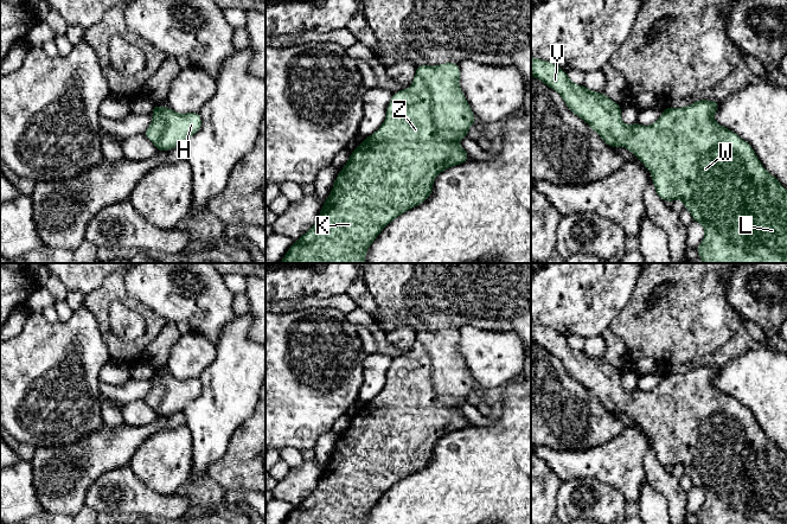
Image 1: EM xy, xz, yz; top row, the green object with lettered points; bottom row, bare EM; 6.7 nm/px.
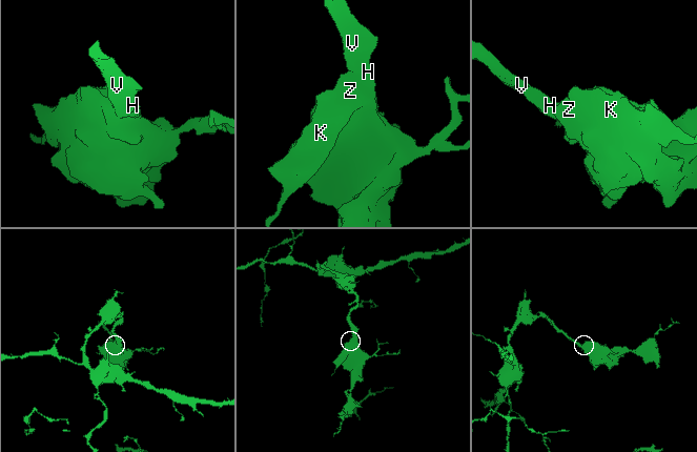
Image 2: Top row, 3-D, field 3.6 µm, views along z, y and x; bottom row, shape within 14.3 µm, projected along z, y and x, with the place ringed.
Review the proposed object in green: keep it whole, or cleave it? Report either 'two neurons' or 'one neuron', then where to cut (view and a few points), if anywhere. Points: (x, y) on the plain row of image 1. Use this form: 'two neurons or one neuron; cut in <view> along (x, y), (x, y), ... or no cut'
one neuron; no cut

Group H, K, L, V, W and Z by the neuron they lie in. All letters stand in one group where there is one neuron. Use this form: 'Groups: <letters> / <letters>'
Groups: H K L V W Z

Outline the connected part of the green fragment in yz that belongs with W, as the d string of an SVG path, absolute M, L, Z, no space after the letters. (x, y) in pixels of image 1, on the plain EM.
M531 322L531 341L540 345L549 353L556 356L564 365L568 373L583 386L586 386L593 396L595 396L602 405L610 413L623 411L631 416L652 439L652 447L655 452L657 461L663 466L674 467L682 465L686 475L691 478L692 486L699 487L705 496L703 507L697 512L700 524L787 524L787 455L780 449L780 447L768 439L761 430L760 424L756 422L751 411L741 404L735 397L719 391L714 381L718 375L719 368L700 365L687 372L683 373L665 373L660 384L651 391L641 391L638 388L634 390L625 391L621 385L621 372L613 365L603 360L587 354L584 351L577 351L572 349L567 337L559 334L556 330L545 327L535 322Z

